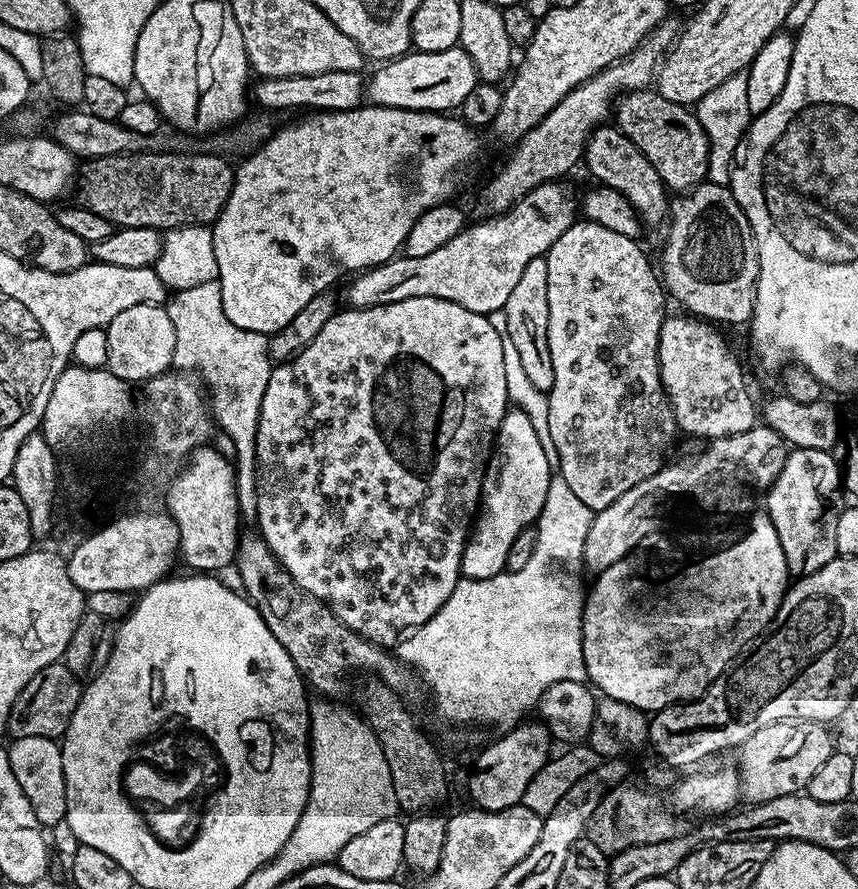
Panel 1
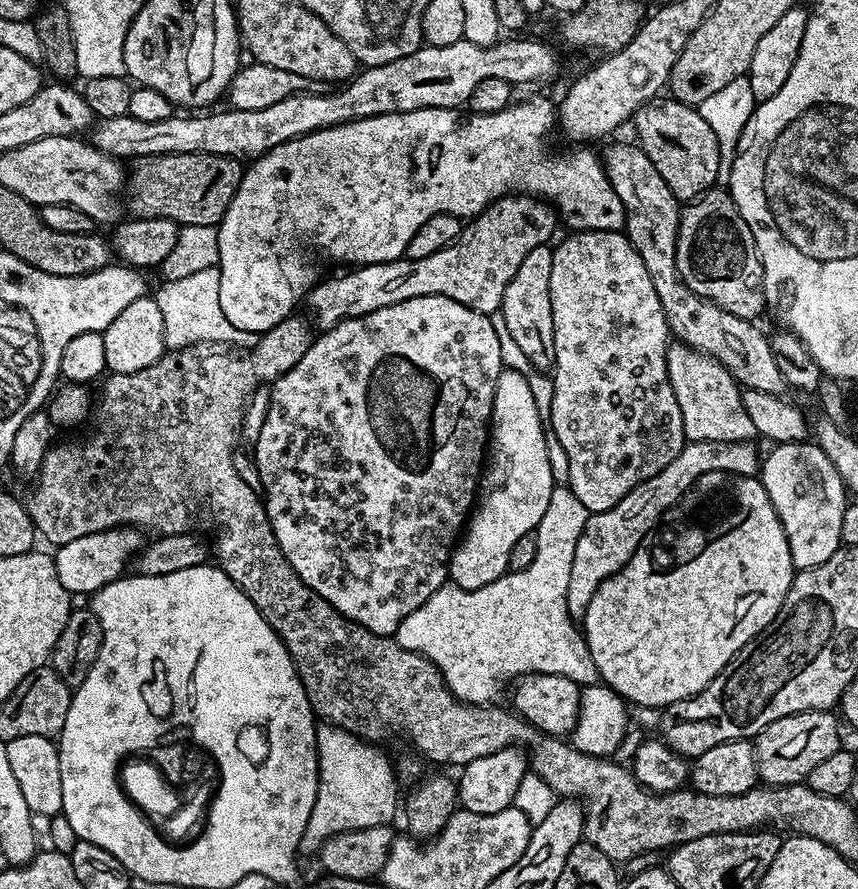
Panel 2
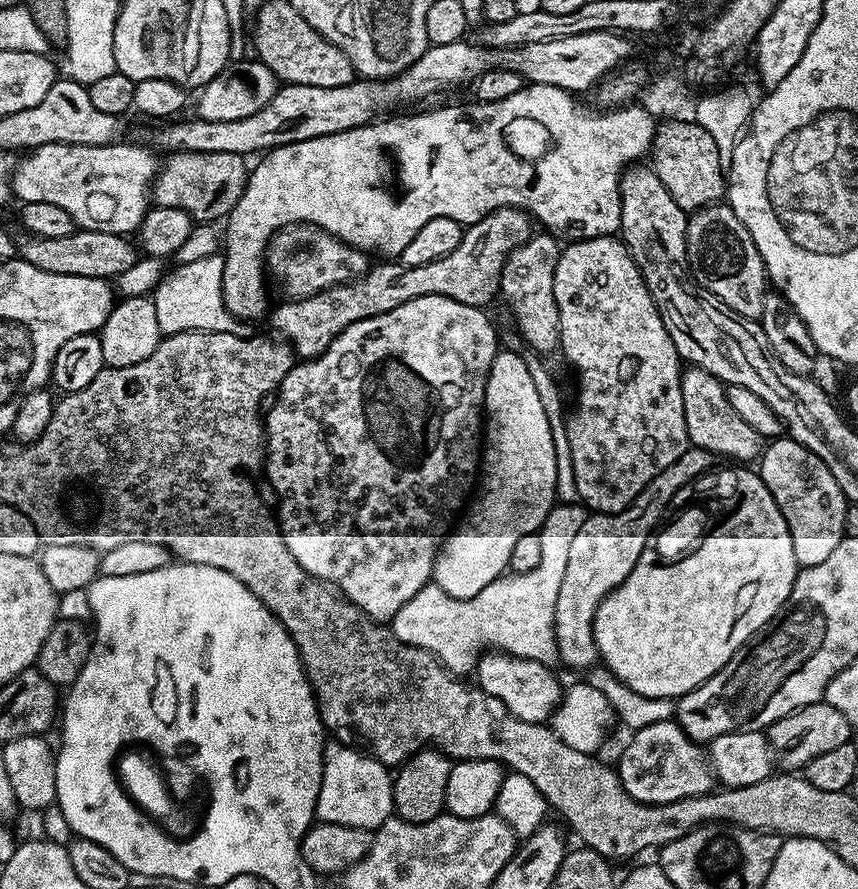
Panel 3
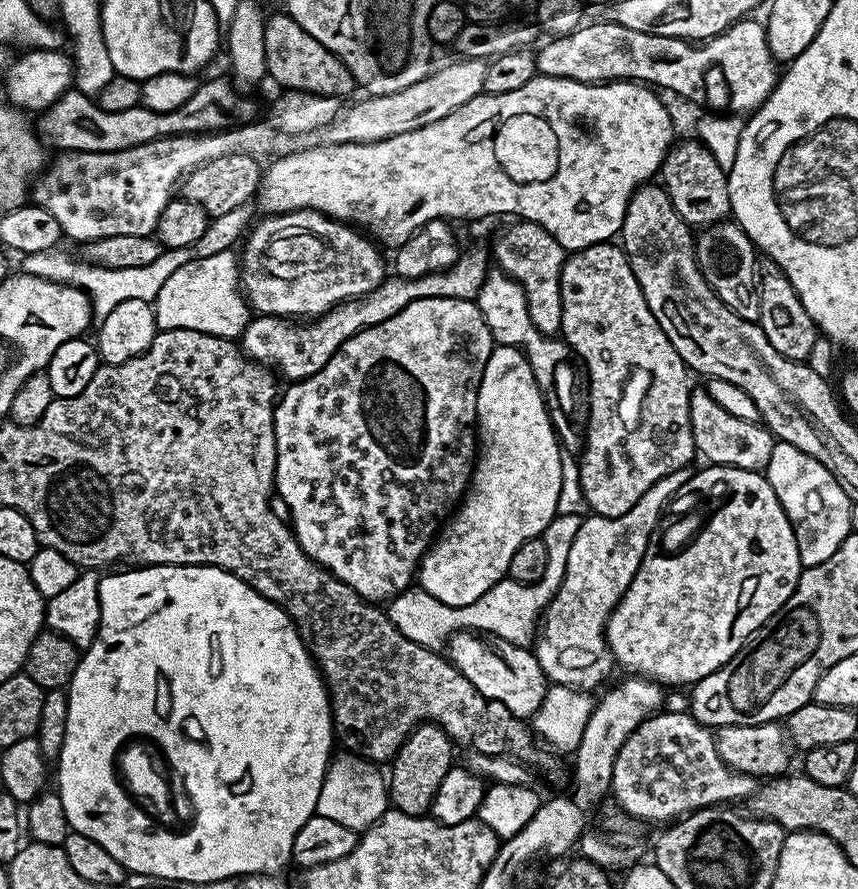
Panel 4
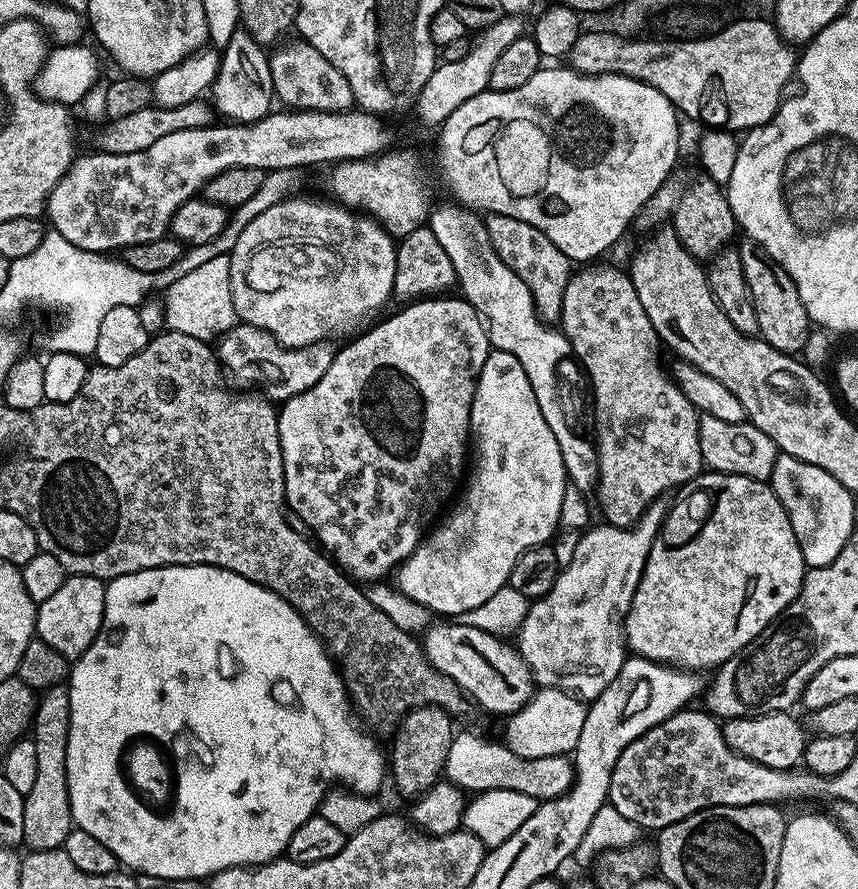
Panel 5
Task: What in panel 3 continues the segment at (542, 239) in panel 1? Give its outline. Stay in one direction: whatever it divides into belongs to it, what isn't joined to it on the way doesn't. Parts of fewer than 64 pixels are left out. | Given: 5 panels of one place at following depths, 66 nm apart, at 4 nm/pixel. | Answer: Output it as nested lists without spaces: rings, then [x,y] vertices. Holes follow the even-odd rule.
[[[499,208],[486,214],[478,222],[464,228],[464,237],[450,254],[426,266],[406,268],[399,262],[380,262],[369,267],[357,280],[322,290],[313,296],[284,302],[271,309],[272,328],[277,337],[292,345],[293,352],[307,362],[320,356],[354,322],[378,314],[386,314],[414,298],[445,296],[466,306],[484,308],[500,291],[500,275],[510,253],[534,235],[534,221],[523,208]]]

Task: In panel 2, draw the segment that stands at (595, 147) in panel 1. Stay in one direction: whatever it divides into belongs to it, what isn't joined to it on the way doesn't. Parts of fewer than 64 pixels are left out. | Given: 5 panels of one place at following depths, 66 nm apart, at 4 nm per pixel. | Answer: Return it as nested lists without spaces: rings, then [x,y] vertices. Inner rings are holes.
[[[631,143],[612,144],[602,152],[604,173],[614,194],[618,194],[618,202],[622,202],[623,231],[634,250],[638,250],[638,258],[646,262],[646,274],[650,274],[650,282],[654,282],[654,290],[658,294],[658,302],[662,302],[671,335],[679,343],[689,344],[694,350],[715,358],[719,364],[726,366],[726,370],[730,370],[736,383],[744,388],[783,393],[786,385],[779,373],[769,337],[764,337],[753,321],[722,310],[714,302],[694,294],[686,282],[682,282],[676,265],[681,201],[676,199],[670,186],[666,186],[662,174],[658,174],[654,162],[646,158],[639,143]]]

